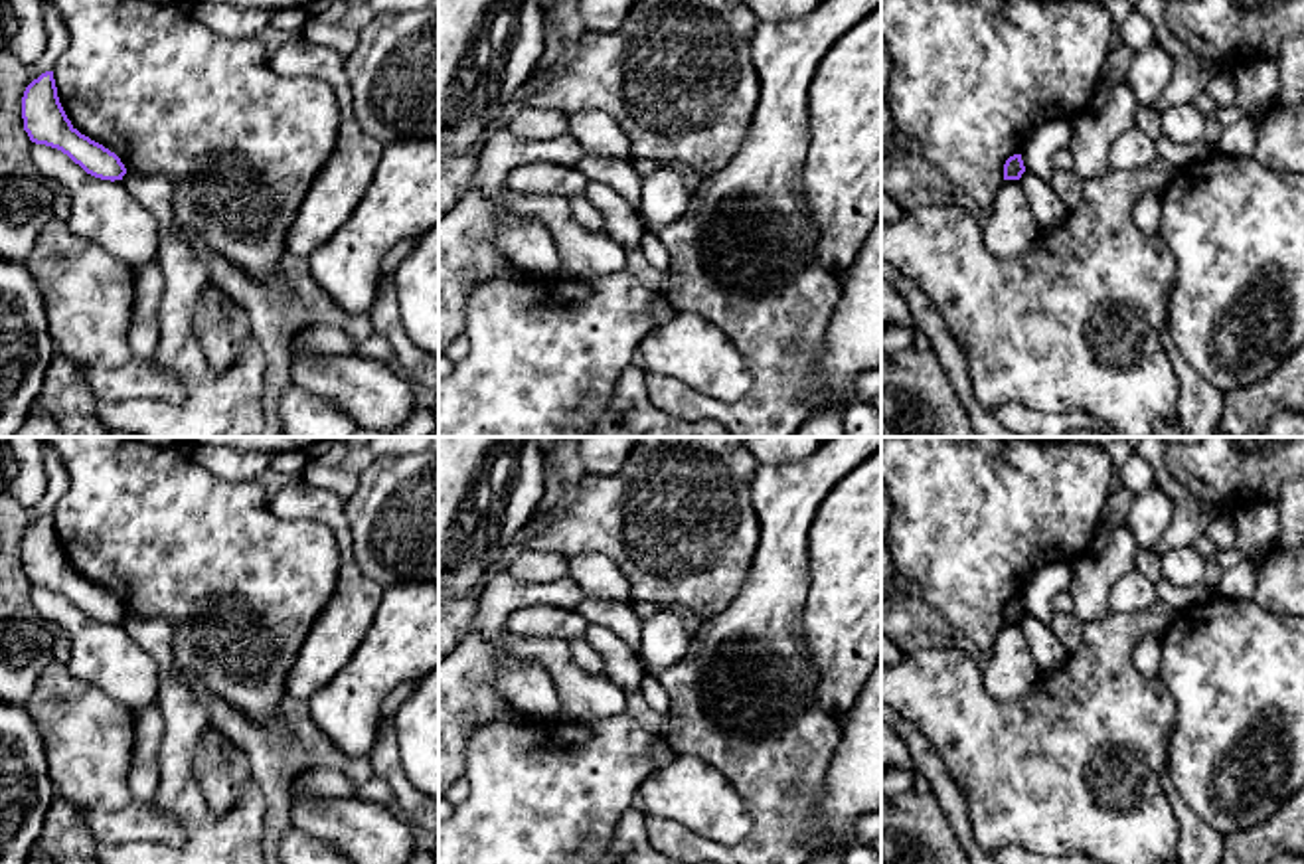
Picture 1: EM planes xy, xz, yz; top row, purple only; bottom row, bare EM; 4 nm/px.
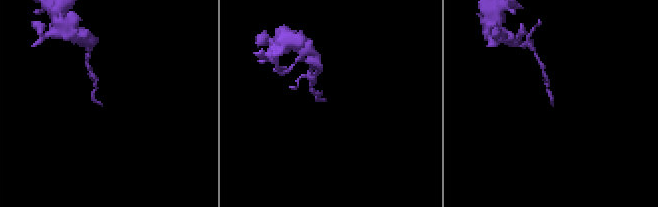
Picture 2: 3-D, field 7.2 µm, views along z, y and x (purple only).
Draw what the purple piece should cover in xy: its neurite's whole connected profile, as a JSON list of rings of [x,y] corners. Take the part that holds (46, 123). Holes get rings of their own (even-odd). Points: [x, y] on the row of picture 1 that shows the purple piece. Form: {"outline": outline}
{"outline": [[[53,71],[41,73],[26,87],[22,119],[32,142],[61,150],[87,174],[111,182],[122,180],[126,174],[115,152],[81,134],[71,125],[59,103]]]}

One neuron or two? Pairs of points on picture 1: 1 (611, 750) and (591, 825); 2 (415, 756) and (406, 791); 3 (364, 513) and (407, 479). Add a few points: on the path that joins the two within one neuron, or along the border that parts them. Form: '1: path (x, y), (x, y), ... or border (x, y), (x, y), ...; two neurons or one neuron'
1: path (597, 768), (591, 774), (591, 807); one neuron
2: border (394, 736), (402, 772), (417, 789); two neurons
3: path (374, 513), (398, 489); one neuron

